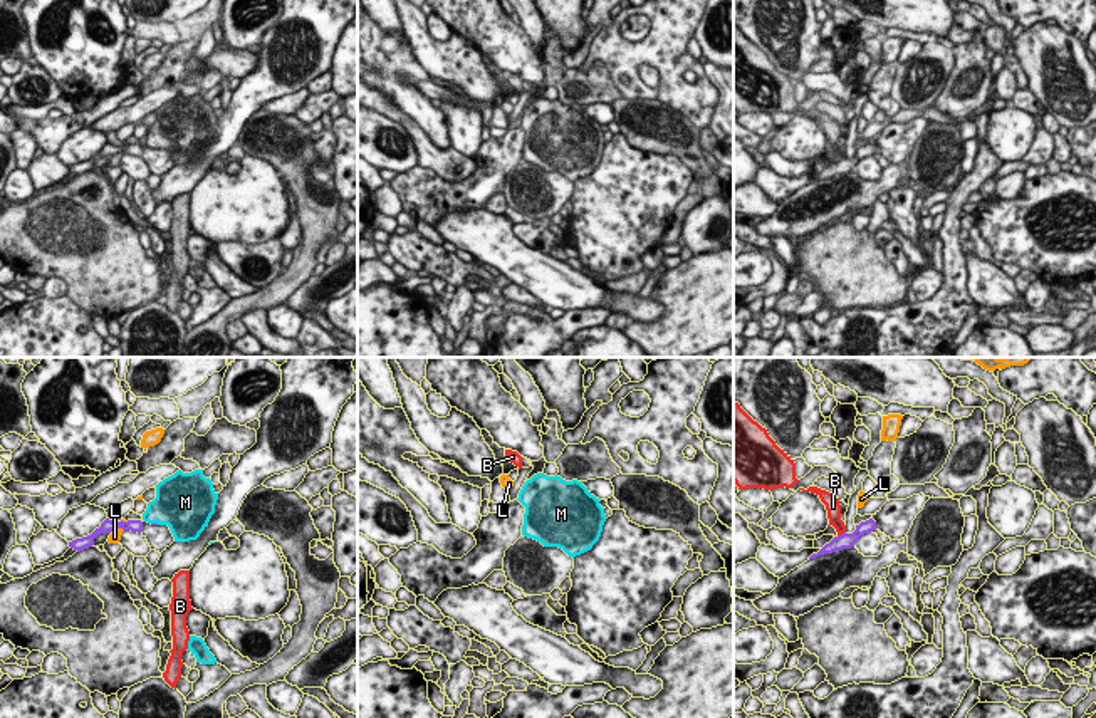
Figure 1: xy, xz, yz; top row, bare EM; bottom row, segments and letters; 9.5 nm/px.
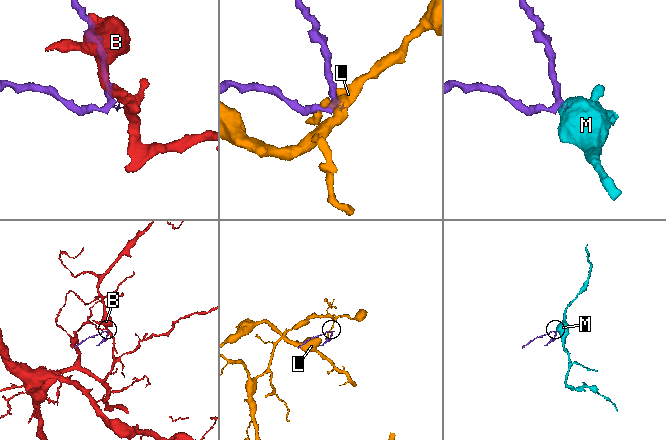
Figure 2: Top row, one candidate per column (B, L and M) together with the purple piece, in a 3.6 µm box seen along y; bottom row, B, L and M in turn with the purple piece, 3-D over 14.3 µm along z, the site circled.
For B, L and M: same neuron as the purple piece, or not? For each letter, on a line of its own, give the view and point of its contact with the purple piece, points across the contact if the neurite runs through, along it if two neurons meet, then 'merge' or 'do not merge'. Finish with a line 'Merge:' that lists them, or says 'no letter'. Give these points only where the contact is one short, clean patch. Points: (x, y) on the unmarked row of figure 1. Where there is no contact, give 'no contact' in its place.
B: yz (843, 158) | along yz (845, 155), (838, 161) | do not merge
L: xy (116, 151) | along xy (123, 153), (111, 155) | do not merge
M: xy (155, 148) | across xy (151, 148), (155, 148), (173, 130) | merge
Merge: M

